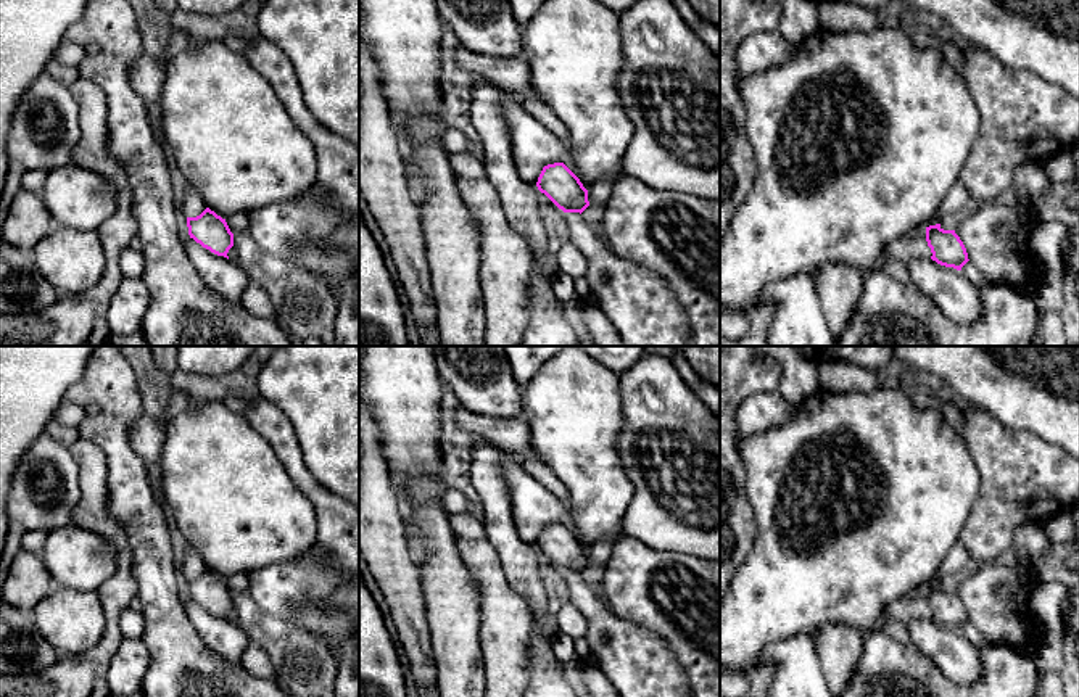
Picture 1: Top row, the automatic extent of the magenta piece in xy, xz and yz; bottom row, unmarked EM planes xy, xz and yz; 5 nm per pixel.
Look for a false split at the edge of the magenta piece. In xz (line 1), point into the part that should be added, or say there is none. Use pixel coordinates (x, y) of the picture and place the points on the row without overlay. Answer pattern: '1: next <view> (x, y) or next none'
1: next none

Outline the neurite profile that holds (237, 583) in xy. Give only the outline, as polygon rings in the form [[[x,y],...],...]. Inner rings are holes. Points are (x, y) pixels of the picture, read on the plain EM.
[[[235,573],[225,579],[232,594],[246,594],[250,589],[248,575]]]

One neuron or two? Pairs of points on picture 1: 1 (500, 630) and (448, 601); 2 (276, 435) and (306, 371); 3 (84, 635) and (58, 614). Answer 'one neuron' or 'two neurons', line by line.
1: two neurons
2: two neurons
3: one neuron

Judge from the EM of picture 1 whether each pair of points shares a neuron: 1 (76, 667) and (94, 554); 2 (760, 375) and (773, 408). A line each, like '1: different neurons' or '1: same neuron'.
1: different neurons
2: different neurons

